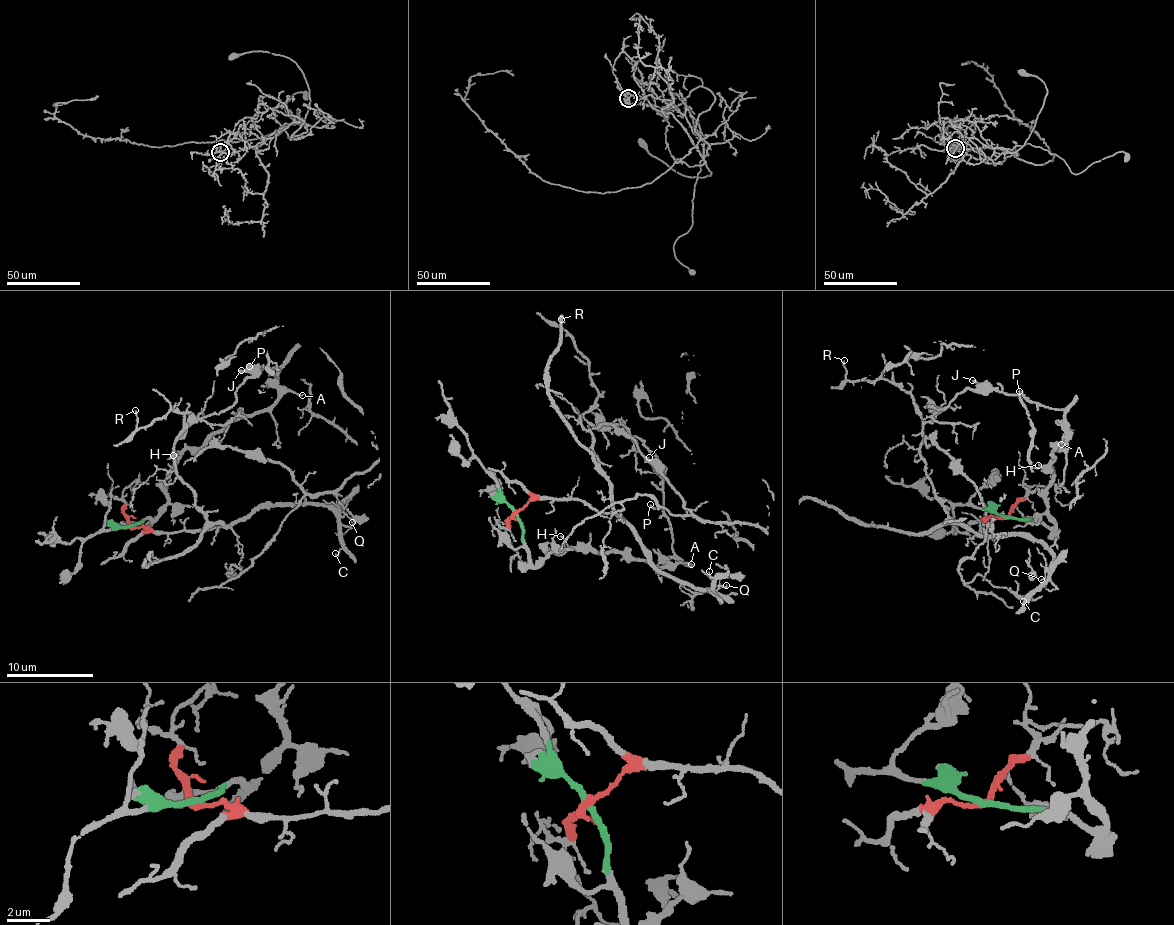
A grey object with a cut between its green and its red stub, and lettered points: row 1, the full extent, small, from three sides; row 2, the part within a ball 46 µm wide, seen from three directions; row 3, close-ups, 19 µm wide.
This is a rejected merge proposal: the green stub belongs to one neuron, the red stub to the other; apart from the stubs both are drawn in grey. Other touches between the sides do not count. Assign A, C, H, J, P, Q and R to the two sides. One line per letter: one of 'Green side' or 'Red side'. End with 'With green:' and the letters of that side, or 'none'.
A: Green side
C: Red side
H: Green side
J: Green side
P: Green side
Q: Red side
R: Red side
With green: A, H, J, P

